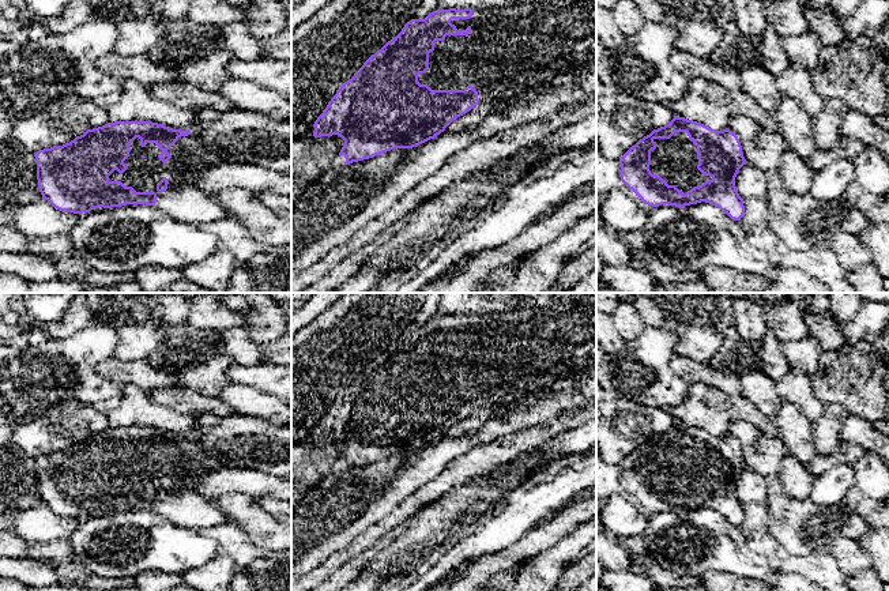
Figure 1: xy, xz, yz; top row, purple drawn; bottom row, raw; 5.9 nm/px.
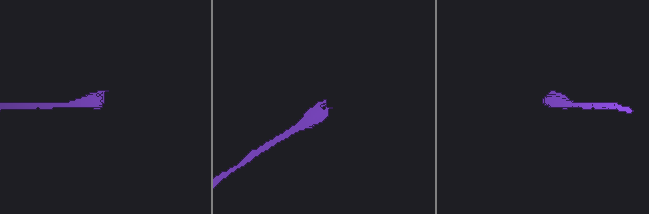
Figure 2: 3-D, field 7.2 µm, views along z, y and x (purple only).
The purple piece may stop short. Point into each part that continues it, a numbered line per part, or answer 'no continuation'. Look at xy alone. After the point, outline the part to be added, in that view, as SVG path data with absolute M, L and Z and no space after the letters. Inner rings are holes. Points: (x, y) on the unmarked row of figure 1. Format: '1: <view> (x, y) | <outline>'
1: xy (184, 505) | M189 434L188 441L178 443L167 455L172 463L166 468L158 463L161 458L155 448L142 452L136 443L124 466L128 474L123 479L114 475L109 486L121 486L136 497L155 497L155 512L180 527L210 528L227 522L226 513L199 490L203 477L223 467L204 452L196 437ZM163 482L167 494L158 497L157 489Z

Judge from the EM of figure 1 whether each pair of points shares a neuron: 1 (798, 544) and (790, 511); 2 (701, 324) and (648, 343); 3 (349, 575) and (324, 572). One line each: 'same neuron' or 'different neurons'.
1: same neuron
2: different neurons
3: different neurons

